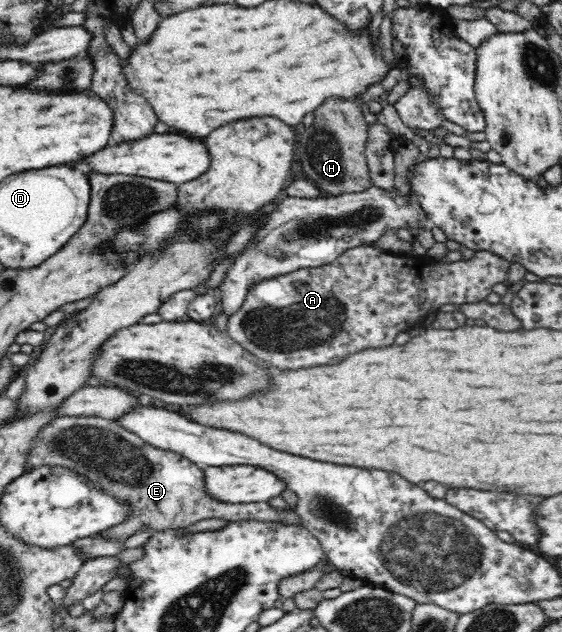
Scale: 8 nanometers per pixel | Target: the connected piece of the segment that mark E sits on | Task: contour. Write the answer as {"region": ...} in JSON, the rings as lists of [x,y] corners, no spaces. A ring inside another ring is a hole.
{"region":[[[60,417],[54,418],[50,424],[47,424],[45,427],[42,427],[42,430],[37,434],[37,439],[32,441],[32,445],[30,445],[30,449],[28,449],[25,473],[32,473],[34,469],[40,469],[40,467],[64,467],[65,469],[70,469],[71,471],[76,472],[76,474],[80,474],[84,480],[90,480],[100,492],[104,492],[104,494],[110,495],[110,497],[116,500],[122,500],[122,502],[126,502],[126,506],[128,506],[128,519],[124,519],[122,523],[116,523],[116,526],[113,526],[111,529],[103,530],[98,533],[96,537],[104,540],[118,540],[118,542],[124,543],[124,541],[128,540],[131,536],[135,535],[141,528],[147,528],[150,530],[152,535],[156,535],[156,533],[162,533],[162,531],[176,531],[178,529],[187,528],[194,523],[198,523],[198,521],[202,521],[202,519],[221,519],[226,522],[236,522],[240,520],[248,520],[248,519],[257,519],[258,521],[283,521],[284,523],[292,523],[292,525],[299,525],[300,518],[298,518],[298,514],[294,510],[289,508],[284,508],[283,510],[272,507],[269,502],[256,502],[256,503],[222,503],[218,502],[218,500],[214,500],[204,492],[204,473],[203,467],[198,467],[196,464],[191,463],[188,459],[183,458],[179,453],[171,452],[171,451],[162,451],[158,448],[151,446],[150,444],[142,441],[142,439],[138,438],[138,435],[127,431],[126,429],[118,426],[115,421],[111,419],[104,419],[100,417]]]}

